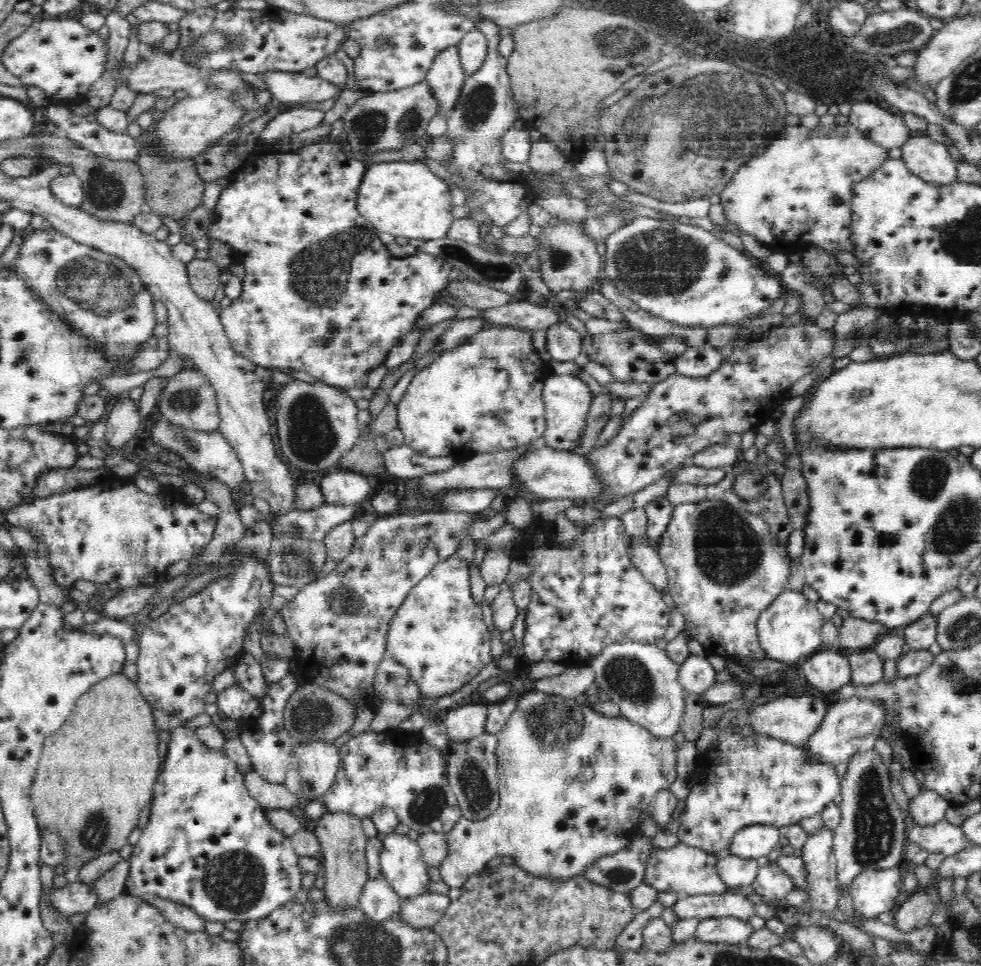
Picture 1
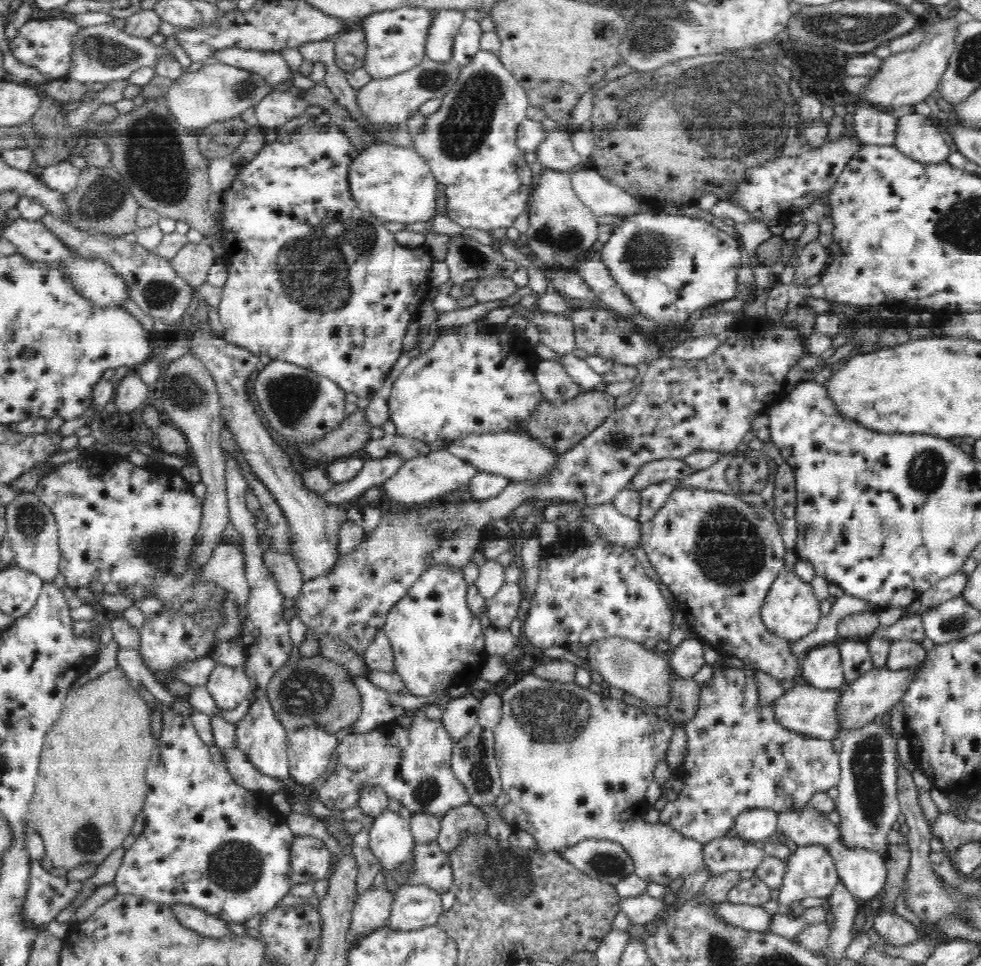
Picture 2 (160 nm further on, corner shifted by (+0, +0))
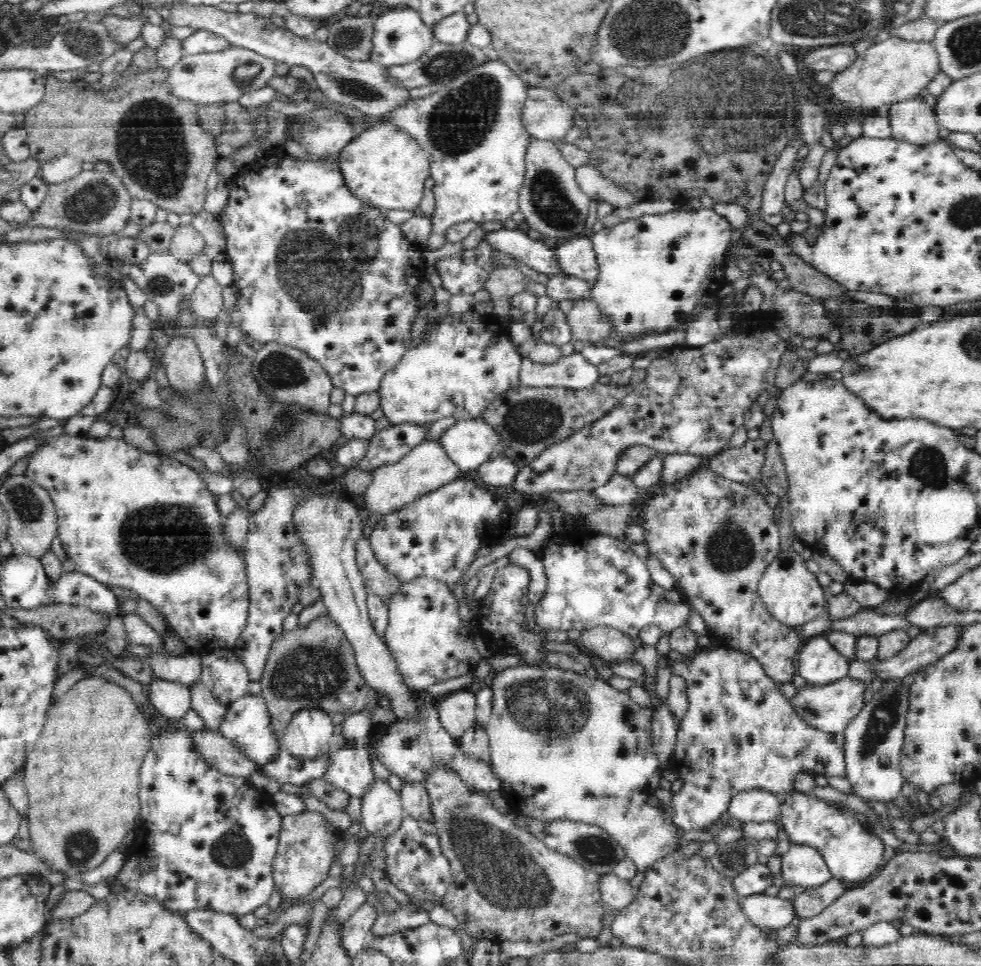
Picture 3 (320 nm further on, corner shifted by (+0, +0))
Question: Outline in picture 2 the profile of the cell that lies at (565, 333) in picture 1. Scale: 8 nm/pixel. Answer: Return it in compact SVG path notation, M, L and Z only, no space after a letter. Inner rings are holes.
M538 310L529 322L536 324L539 328L539 342L548 346L560 355L572 353L576 349L576 337L573 322L567 317L552 313L544 314Z

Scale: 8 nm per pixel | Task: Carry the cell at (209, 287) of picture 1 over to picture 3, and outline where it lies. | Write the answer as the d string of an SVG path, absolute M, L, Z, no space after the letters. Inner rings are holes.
M192 224L178 225L169 246L169 254L180 262L188 264L194 256L204 254L204 237Z

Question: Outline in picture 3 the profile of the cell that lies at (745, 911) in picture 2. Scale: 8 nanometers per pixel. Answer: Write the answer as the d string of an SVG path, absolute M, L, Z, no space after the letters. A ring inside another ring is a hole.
M753 894L740 899L740 907L752 924L762 928L783 929L794 918L794 903L780 897Z

